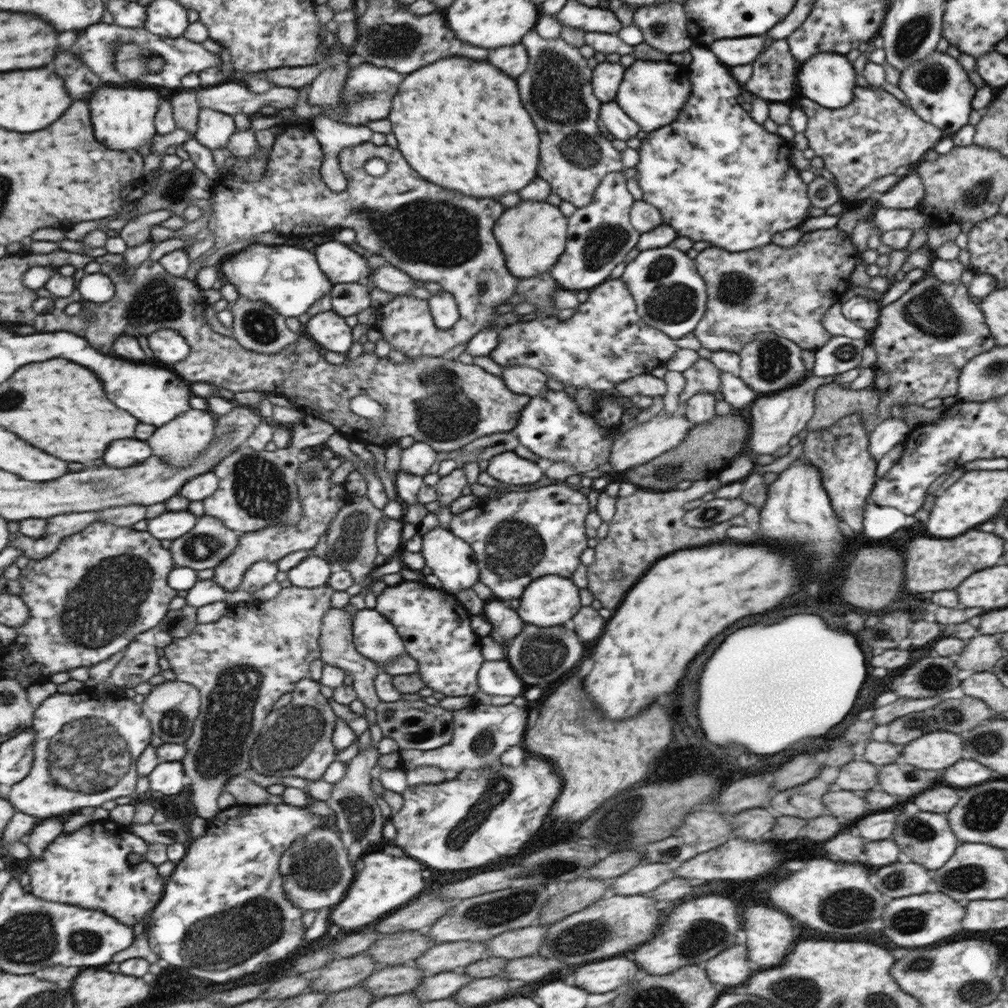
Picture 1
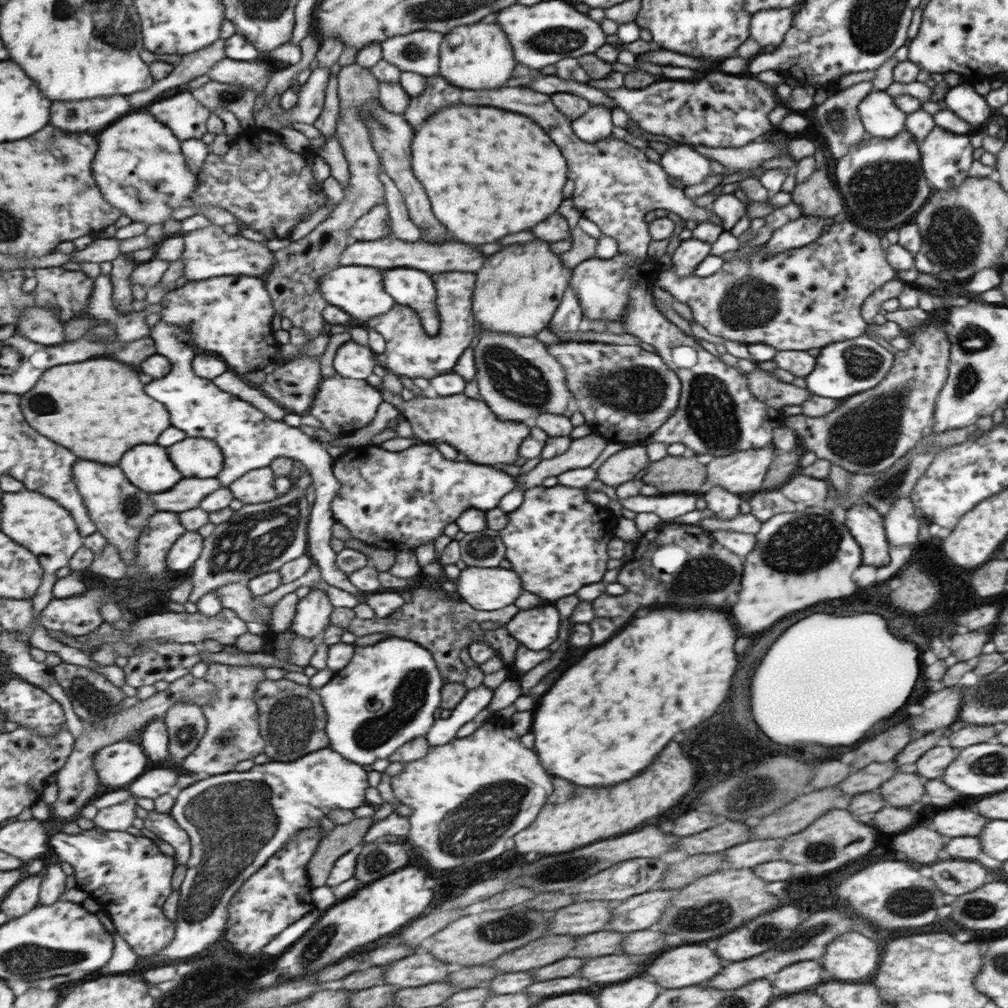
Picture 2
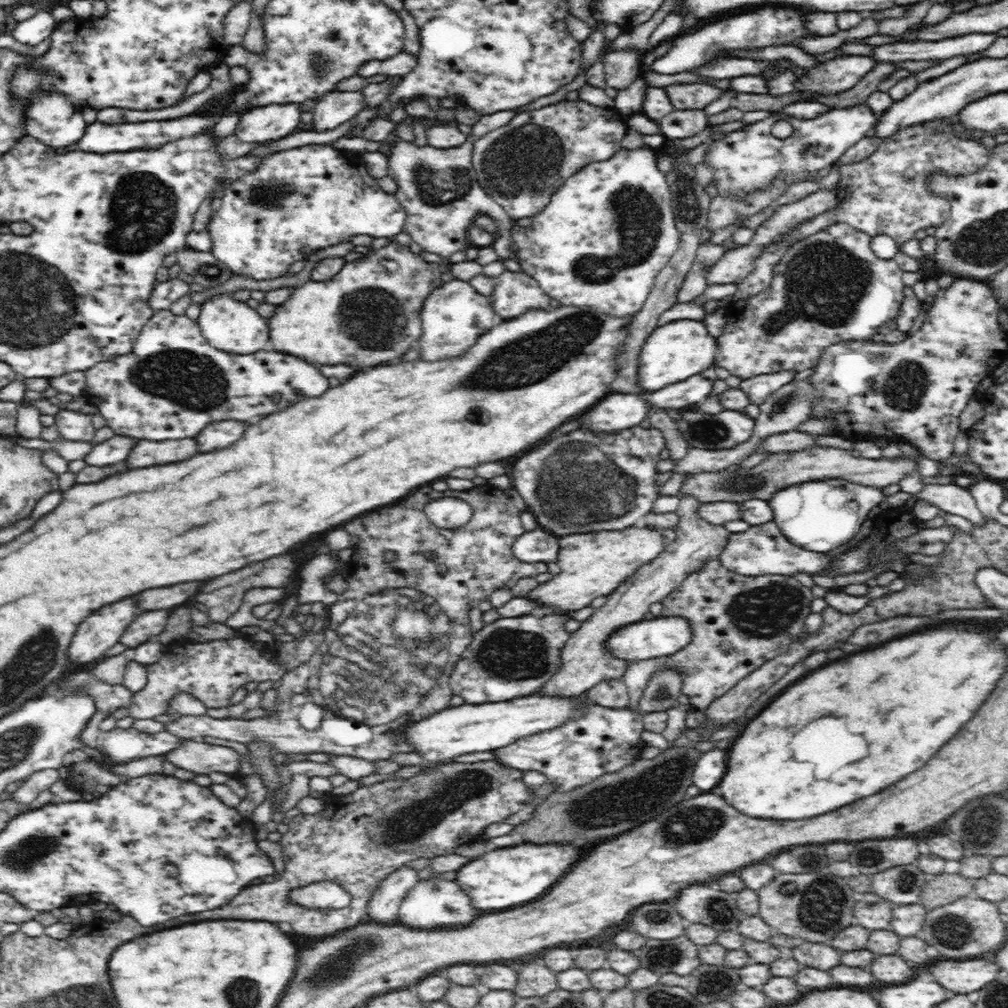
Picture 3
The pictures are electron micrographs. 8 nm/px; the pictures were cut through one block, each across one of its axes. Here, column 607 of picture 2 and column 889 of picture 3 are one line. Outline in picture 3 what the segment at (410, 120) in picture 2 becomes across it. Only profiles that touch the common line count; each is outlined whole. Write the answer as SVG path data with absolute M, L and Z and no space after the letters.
M948 119L898 130L884 138L867 159L859 163L844 164L840 168L839 186L835 190L837 203L831 209L791 226L768 243L753 260L752 270L736 285L735 292L721 301L729 307L733 302L756 296L772 282L774 266L782 260L784 252L792 244L828 228L828 225L844 222L872 237L886 235L893 238L900 249L904 242L914 238L916 230L940 226L949 217L950 199L931 192L930 176L938 170L942 174L954 176L972 174L984 168L989 161L984 152L986 147L978 146L976 140L956 139Z

